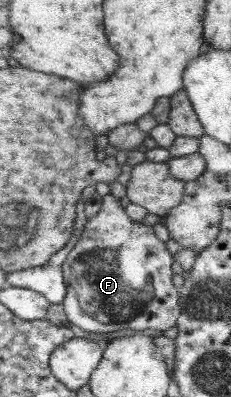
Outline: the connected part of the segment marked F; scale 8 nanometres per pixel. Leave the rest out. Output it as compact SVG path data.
M106 194L100 211L84 224L78 242L70 251L63 265L63 274L69 285L68 296L63 305L69 321L88 334L96 333L138 333L144 329L163 334L177 327L182 315L181 293L172 283L174 254L166 249L154 231L154 224L134 222L130 209L125 209L120 200Z

